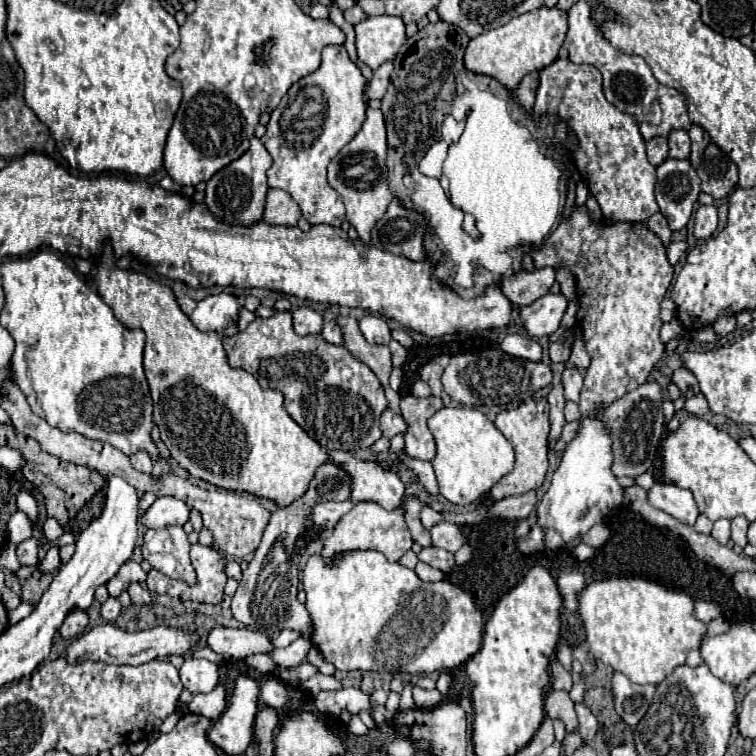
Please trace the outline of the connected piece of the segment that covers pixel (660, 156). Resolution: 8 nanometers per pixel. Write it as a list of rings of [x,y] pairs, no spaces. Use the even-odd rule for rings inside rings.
[[[656,137],[656,139],[646,141],[646,155],[648,155],[648,161],[654,167],[664,163],[668,159],[668,143],[666,143],[666,139],[664,137]]]

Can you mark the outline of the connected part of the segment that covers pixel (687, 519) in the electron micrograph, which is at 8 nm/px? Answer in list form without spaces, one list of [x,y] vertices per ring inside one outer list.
[[[654,483],[652,489],[646,493],[648,503],[656,509],[666,511],[668,515],[676,517],[684,525],[694,525],[698,517],[698,507],[688,489],[680,489],[670,483]]]

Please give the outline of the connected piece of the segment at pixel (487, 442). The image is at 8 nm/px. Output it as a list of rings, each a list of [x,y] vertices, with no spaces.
[[[442,407],[428,419],[428,429],[436,439],[432,467],[440,485],[440,495],[450,503],[468,505],[482,501],[494,483],[514,469],[514,449],[496,425],[476,407]]]

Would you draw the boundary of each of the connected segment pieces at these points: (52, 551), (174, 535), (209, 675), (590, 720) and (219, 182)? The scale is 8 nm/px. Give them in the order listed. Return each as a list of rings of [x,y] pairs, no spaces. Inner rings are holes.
[[[50,547],[48,553],[46,553],[46,559],[40,563],[40,571],[42,573],[54,573],[58,567],[60,567],[60,557],[58,557],[58,547]]]
[[[182,527],[148,529],[142,543],[142,557],[160,573],[180,579],[188,585],[196,583],[196,571],[188,557],[190,543]]]
[[[186,659],[180,667],[182,685],[190,693],[210,693],[218,683],[218,667],[208,659]]]
[[[578,703],[576,705],[576,713],[578,713],[578,721],[580,721],[580,727],[578,727],[578,731],[580,731],[580,735],[582,735],[582,739],[592,739],[594,735],[596,735],[596,731],[598,731],[598,721],[596,721],[596,717],[592,715],[592,711],[584,705],[584,703]]]
[[[258,137],[250,141],[250,149],[236,161],[232,161],[228,167],[218,171],[208,183],[206,183],[206,195],[204,195],[204,205],[208,211],[212,211],[214,219],[220,223],[228,225],[242,225],[250,227],[252,223],[262,221],[264,215],[264,203],[266,203],[266,193],[268,193],[268,183],[266,183],[266,169],[272,165],[270,153],[264,149]]]

